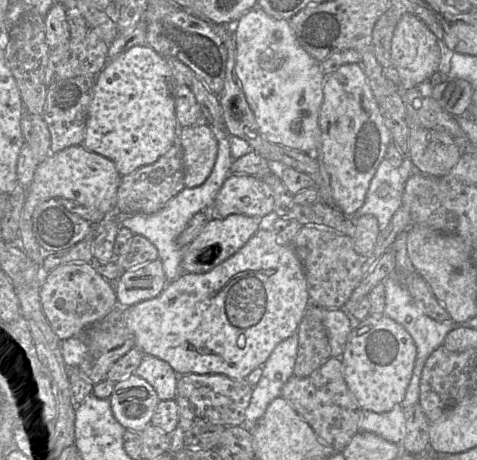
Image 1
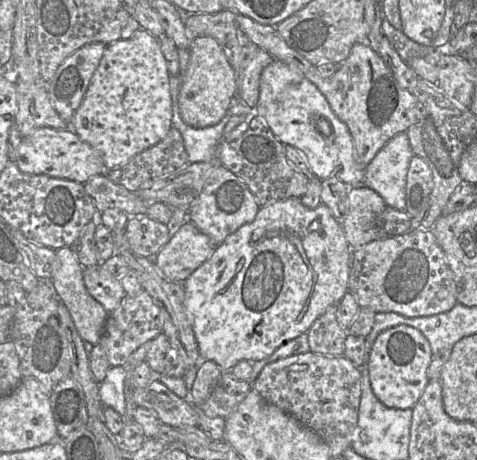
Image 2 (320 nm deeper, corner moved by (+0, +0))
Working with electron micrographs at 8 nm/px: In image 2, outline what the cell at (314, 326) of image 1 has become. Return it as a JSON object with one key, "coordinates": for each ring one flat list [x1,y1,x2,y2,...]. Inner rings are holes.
{"coordinates":[[337,306,328,308,307,332,310,351,324,356,342,356,348,335,336,318]]}

